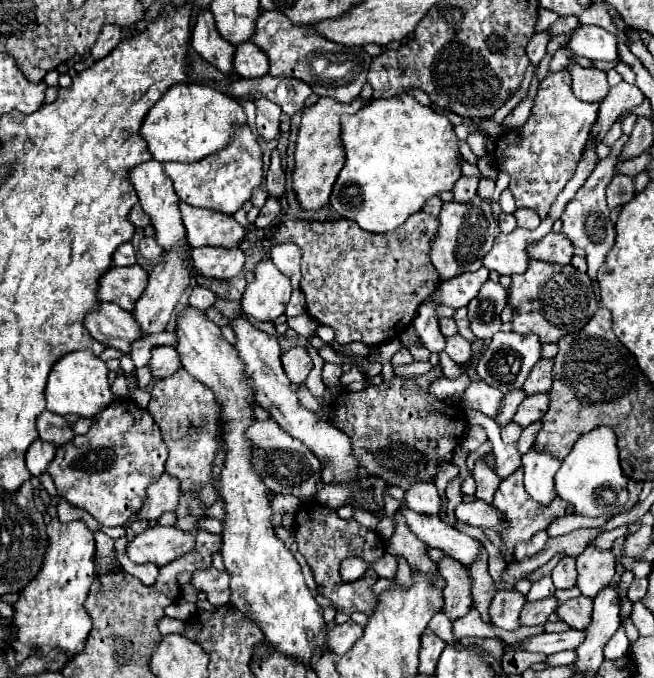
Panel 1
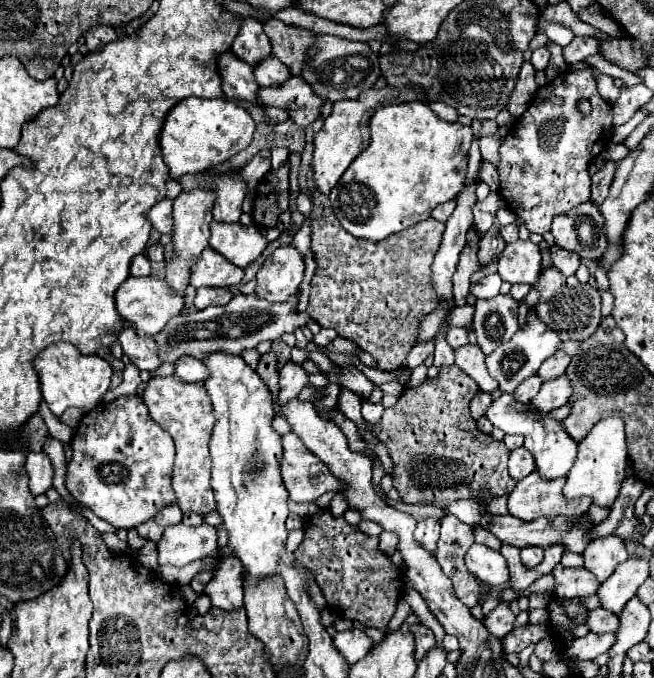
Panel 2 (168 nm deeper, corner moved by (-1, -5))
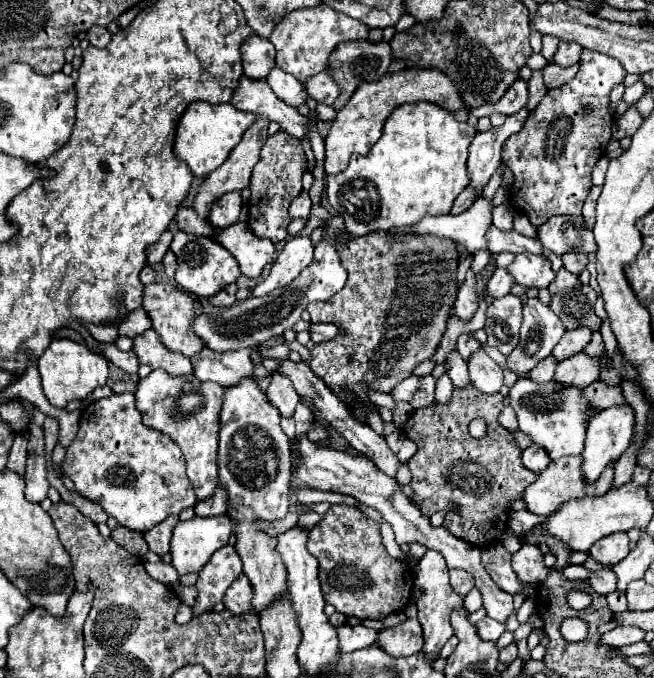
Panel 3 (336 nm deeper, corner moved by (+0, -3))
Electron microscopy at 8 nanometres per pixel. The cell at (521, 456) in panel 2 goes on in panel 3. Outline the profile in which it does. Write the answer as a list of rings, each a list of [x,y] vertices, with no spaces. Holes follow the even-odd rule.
[[[530,445],[522,451],[522,465],[534,473],[542,473],[550,465],[550,457],[540,445]]]

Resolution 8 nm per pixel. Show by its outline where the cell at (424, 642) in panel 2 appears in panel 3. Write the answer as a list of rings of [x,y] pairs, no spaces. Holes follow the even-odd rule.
[[[404,619],[392,629],[382,629],[376,643],[392,657],[410,657],[424,645],[418,619]]]

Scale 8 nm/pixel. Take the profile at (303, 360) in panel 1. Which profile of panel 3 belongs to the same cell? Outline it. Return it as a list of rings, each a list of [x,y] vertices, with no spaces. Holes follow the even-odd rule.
[[[278,371],[272,373],[272,381],[270,381],[270,387],[266,389],[266,395],[268,395],[268,401],[274,407],[278,407],[282,417],[292,417],[296,403],[300,401],[298,393],[292,387],[292,381]]]

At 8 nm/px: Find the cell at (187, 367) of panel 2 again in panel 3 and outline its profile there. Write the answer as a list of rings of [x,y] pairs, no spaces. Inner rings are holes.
[[[202,349],[190,357],[196,379],[214,381],[222,387],[236,385],[242,377],[252,377],[252,349],[238,349],[236,353],[210,353]]]

